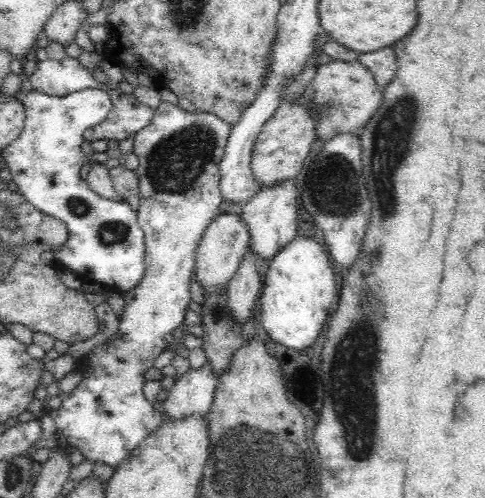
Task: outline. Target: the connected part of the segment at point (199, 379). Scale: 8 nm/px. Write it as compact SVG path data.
M212 369L188 372L176 382L163 402L165 411L175 420L183 420L193 415L206 415L214 402L218 379Z

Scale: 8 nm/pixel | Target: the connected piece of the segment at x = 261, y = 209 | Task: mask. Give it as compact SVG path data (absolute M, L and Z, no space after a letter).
M287 179L275 183L270 187L262 187L250 202L245 203L242 208L242 218L248 225L249 243L247 248L258 258L258 261L270 262L284 245L296 237L296 188L294 179Z

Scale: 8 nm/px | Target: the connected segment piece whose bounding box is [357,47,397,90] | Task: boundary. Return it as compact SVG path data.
M391 47L359 54L357 61L360 61L373 73L373 79L377 81L380 90L386 88L386 85L390 84L390 81L394 78L397 58Z

